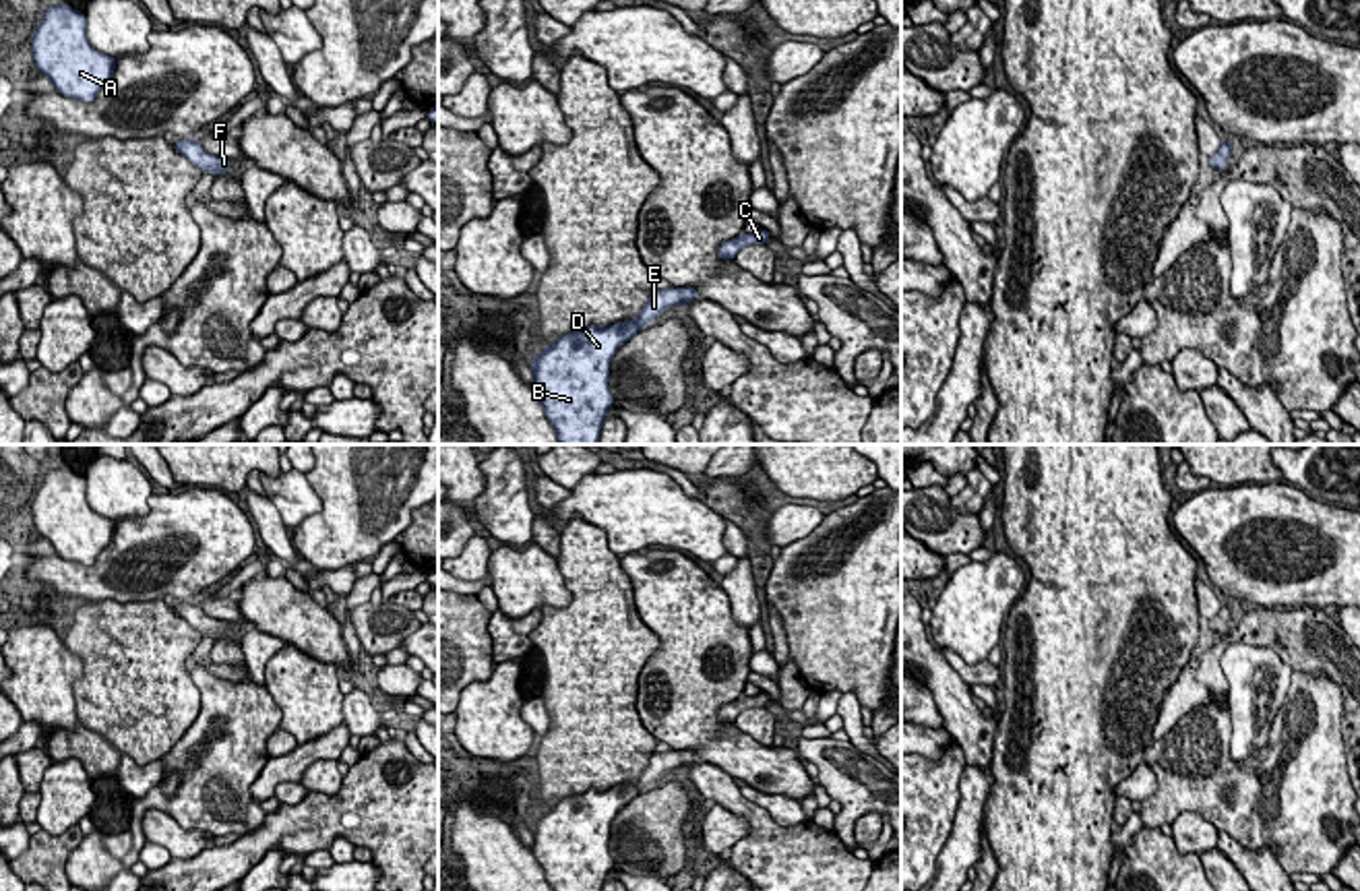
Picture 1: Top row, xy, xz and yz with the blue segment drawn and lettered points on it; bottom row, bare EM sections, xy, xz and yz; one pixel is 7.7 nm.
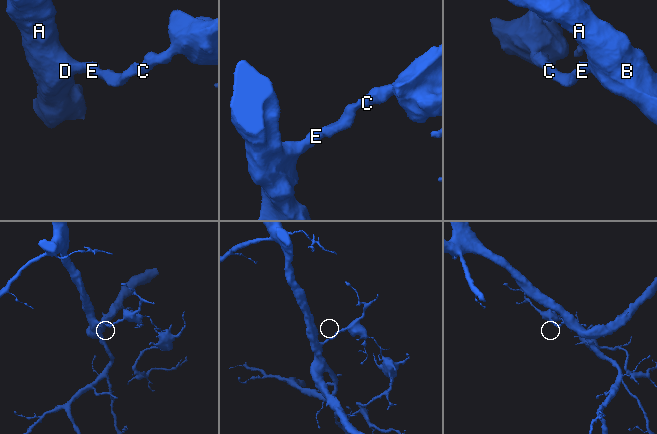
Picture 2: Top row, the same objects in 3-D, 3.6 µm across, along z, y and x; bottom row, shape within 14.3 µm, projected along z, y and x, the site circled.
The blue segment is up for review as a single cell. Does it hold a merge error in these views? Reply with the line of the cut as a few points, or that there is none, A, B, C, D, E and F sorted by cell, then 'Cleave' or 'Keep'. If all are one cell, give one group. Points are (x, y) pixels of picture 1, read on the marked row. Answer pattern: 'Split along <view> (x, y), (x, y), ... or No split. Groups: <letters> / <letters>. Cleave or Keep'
No split. Groups: A B C D E F. Keep

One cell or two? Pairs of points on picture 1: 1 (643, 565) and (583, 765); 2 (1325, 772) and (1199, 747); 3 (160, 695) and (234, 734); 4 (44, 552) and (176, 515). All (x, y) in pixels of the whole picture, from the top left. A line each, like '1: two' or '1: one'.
1: two
2: one
3: two
4: one

